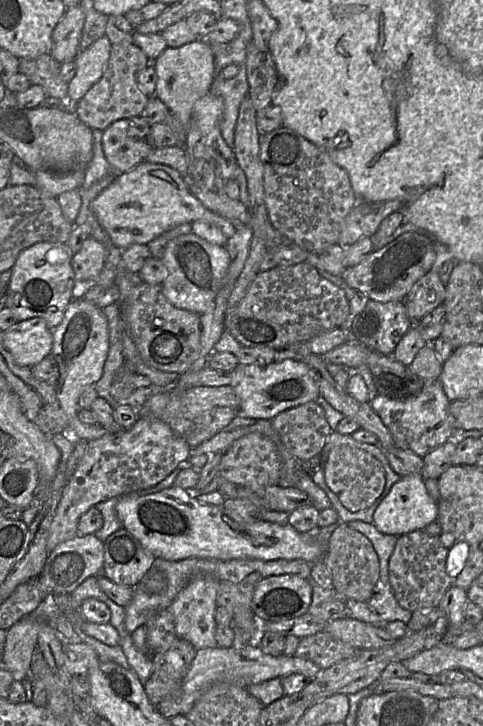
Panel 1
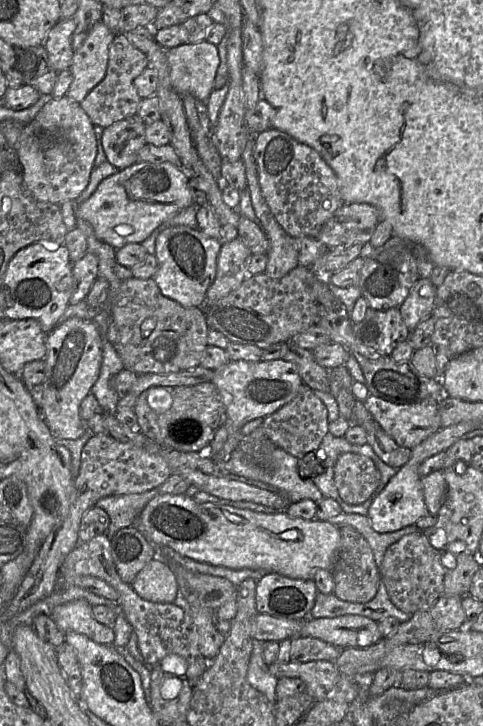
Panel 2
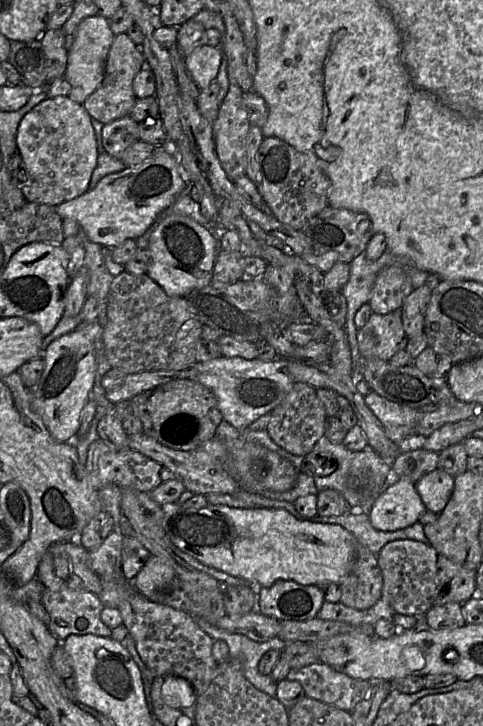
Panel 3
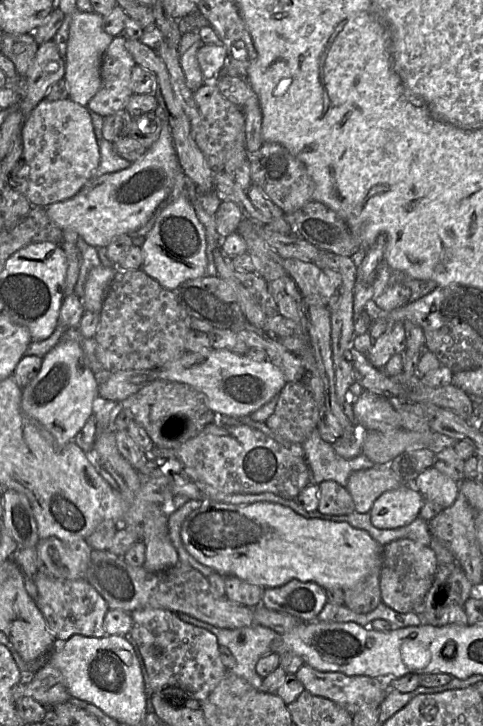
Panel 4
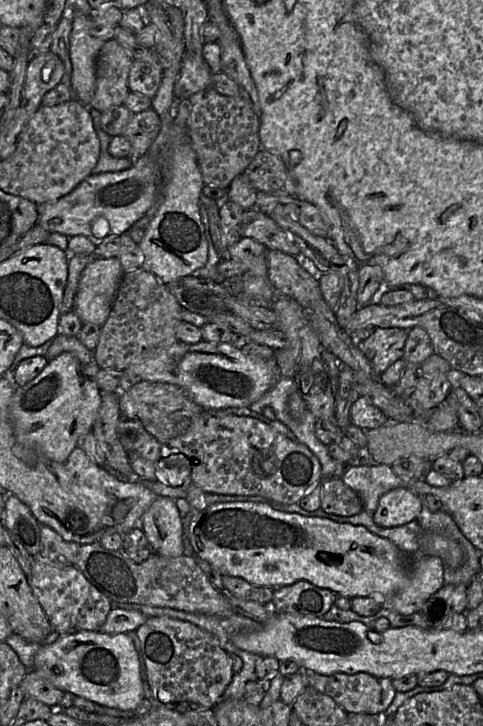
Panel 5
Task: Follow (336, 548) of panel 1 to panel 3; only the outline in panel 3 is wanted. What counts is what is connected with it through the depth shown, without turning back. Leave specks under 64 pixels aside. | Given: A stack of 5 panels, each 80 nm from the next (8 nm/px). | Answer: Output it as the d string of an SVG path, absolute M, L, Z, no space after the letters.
M357 542L351 569L339 582L340 602L357 610L368 609L381 598L382 587L377 556Z

